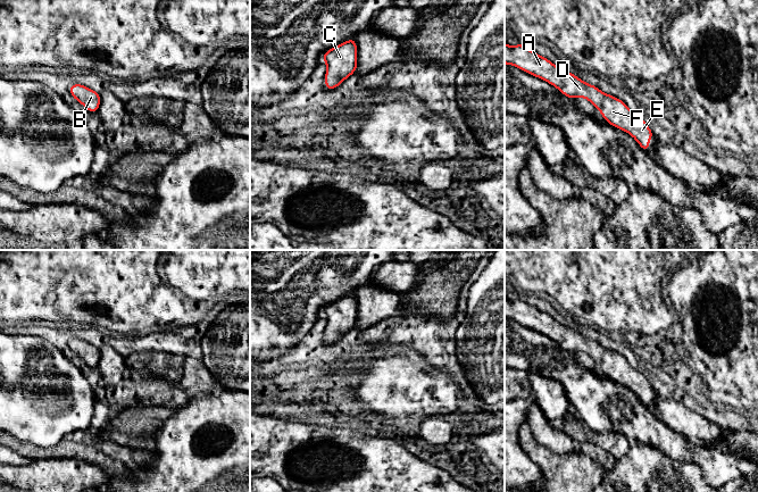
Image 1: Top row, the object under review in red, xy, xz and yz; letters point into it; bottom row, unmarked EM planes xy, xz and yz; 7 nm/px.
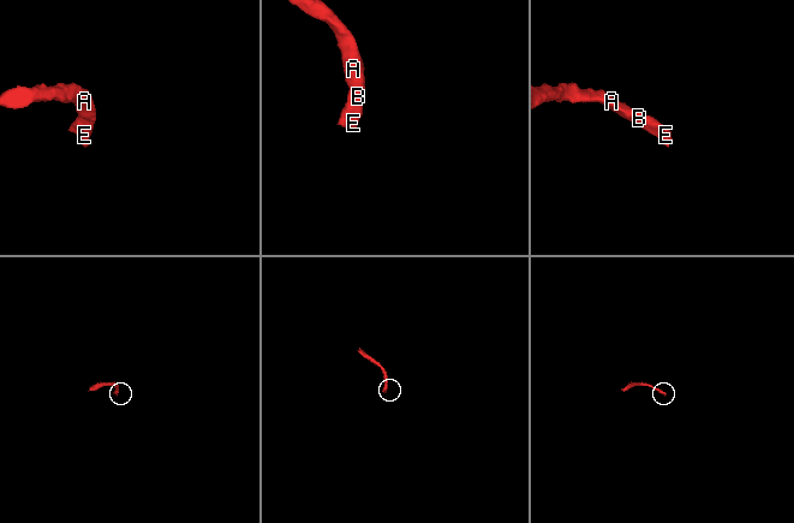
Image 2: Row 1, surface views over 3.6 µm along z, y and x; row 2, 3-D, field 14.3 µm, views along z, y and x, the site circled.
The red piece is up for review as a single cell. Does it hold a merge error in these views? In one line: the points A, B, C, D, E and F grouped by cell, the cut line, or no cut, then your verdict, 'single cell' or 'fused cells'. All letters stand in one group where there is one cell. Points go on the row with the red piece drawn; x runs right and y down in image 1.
A B C D E F; no cut; single cell

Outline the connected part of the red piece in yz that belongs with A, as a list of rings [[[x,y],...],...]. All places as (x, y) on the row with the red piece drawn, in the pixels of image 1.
[[[505,43],[505,64],[516,66],[552,84],[570,99],[578,97],[588,99],[595,109],[600,110],[607,123],[631,134],[641,149],[649,152],[649,139],[655,135],[647,123],[632,112],[622,100],[603,93],[597,86],[583,82],[566,69],[558,68],[550,60],[531,51],[522,43],[516,47]]]

